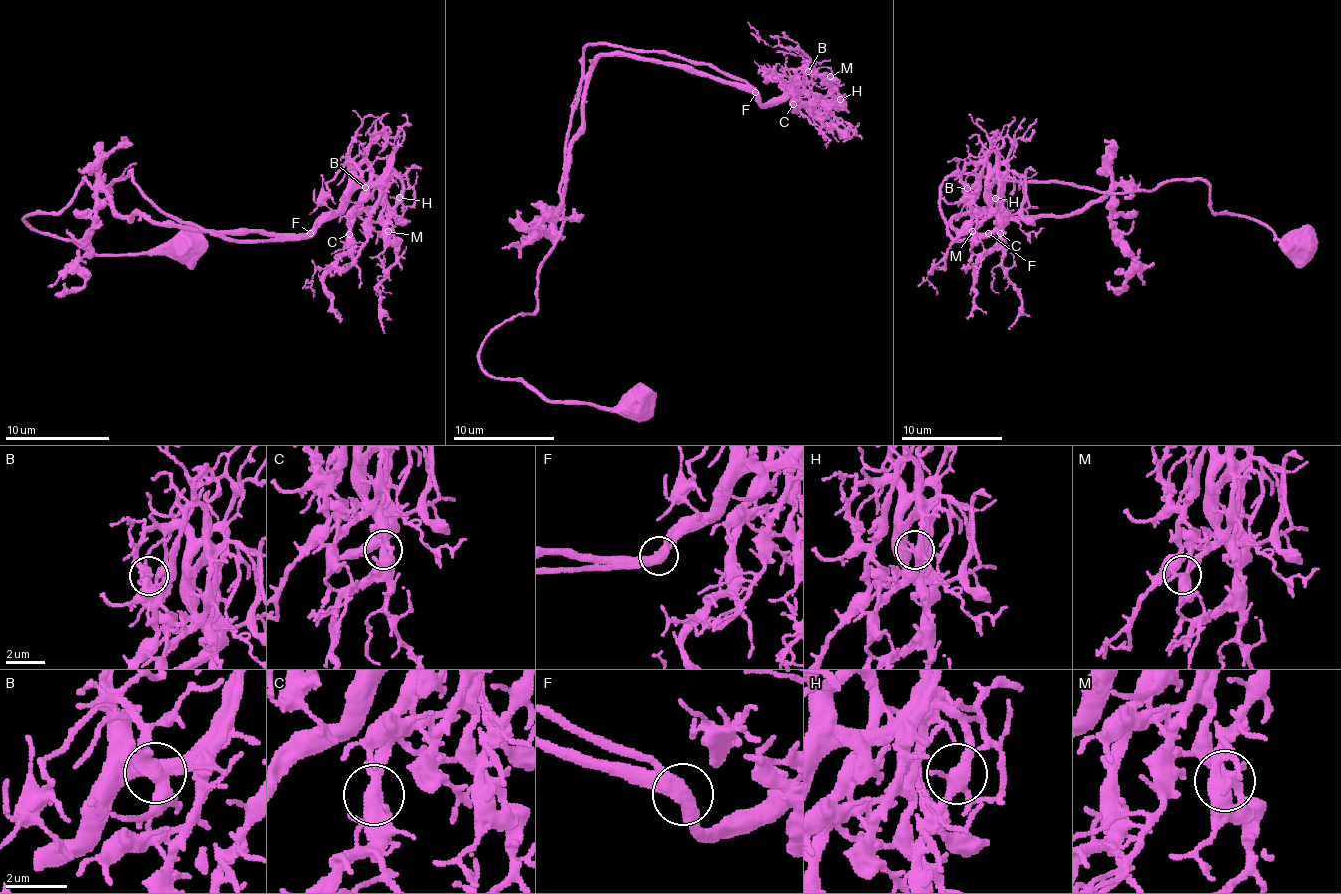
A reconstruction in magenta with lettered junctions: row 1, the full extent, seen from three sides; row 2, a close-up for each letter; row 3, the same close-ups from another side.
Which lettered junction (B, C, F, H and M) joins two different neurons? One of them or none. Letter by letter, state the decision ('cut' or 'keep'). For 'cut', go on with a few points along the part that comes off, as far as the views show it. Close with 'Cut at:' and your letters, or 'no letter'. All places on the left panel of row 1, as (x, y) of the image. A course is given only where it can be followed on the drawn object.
B: keep
C: keep
F: keep
H: keep
M: keep
Cut at: no letter

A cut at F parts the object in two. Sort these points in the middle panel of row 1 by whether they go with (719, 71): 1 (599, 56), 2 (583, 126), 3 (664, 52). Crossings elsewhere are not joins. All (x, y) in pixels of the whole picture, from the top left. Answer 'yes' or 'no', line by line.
1: no
2: no
3: yes

